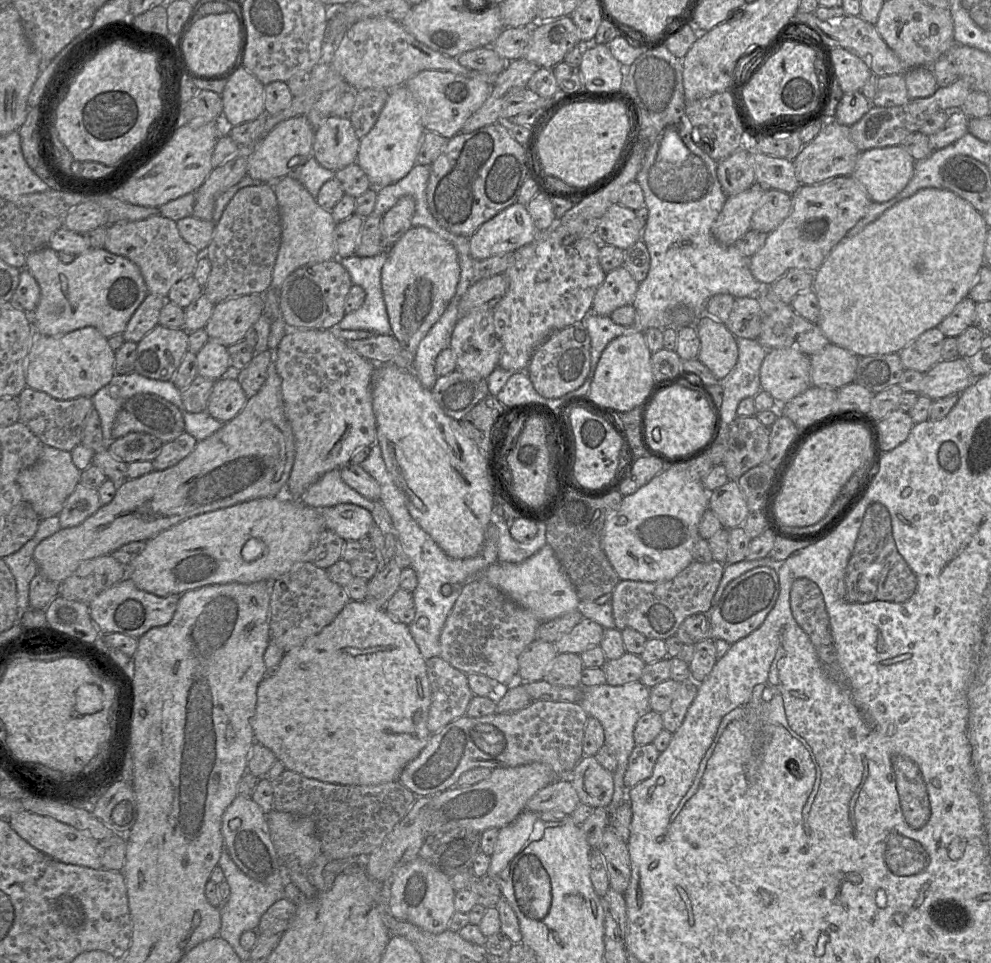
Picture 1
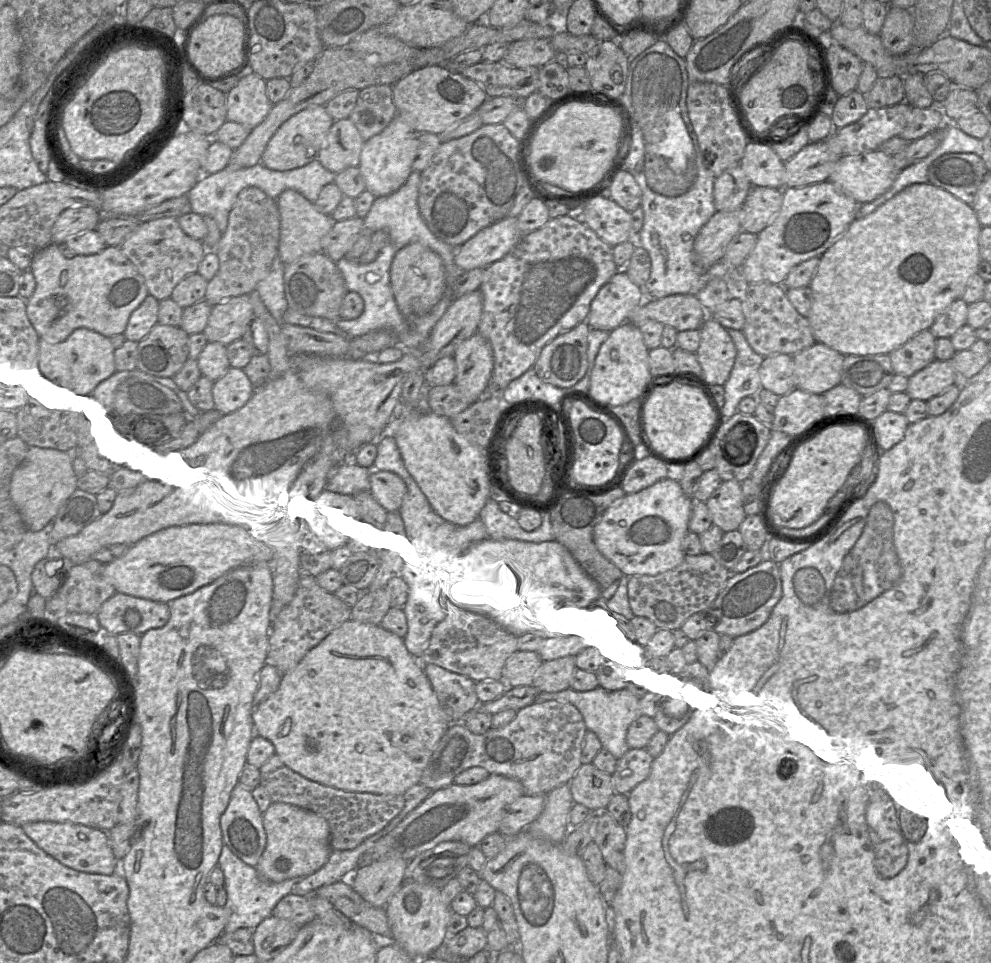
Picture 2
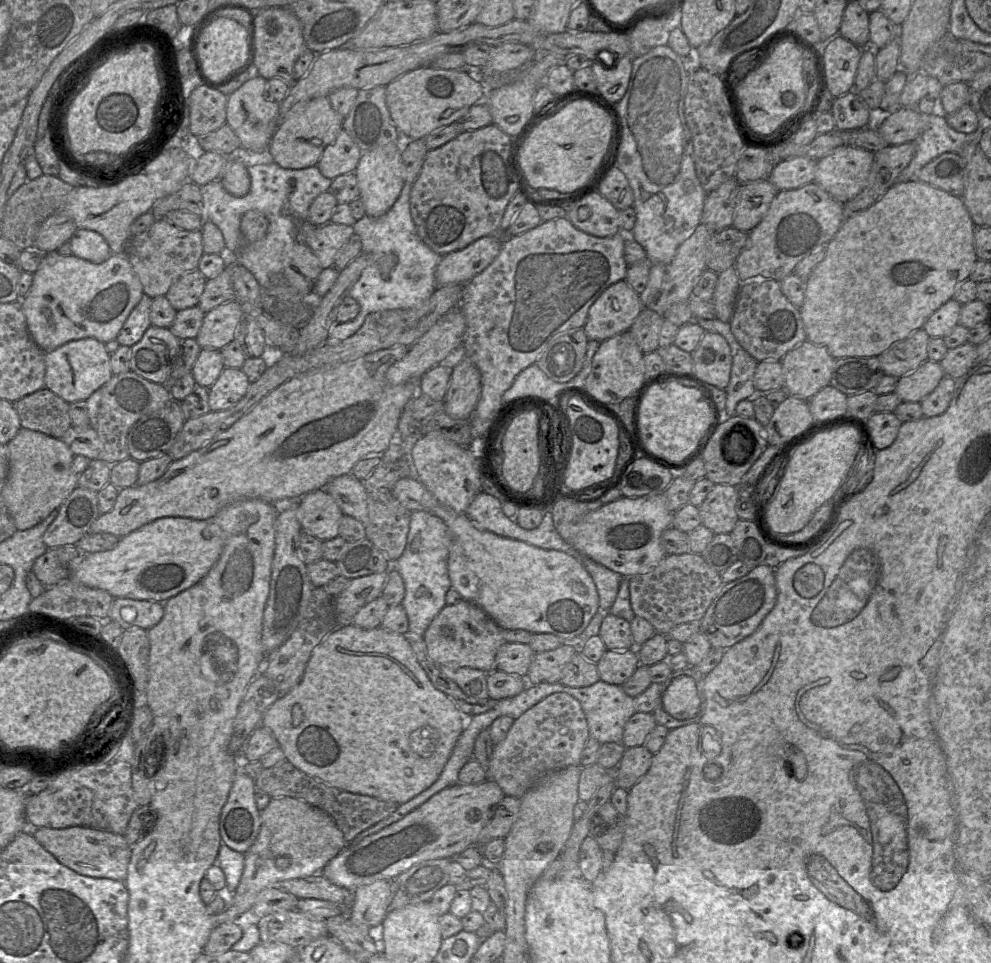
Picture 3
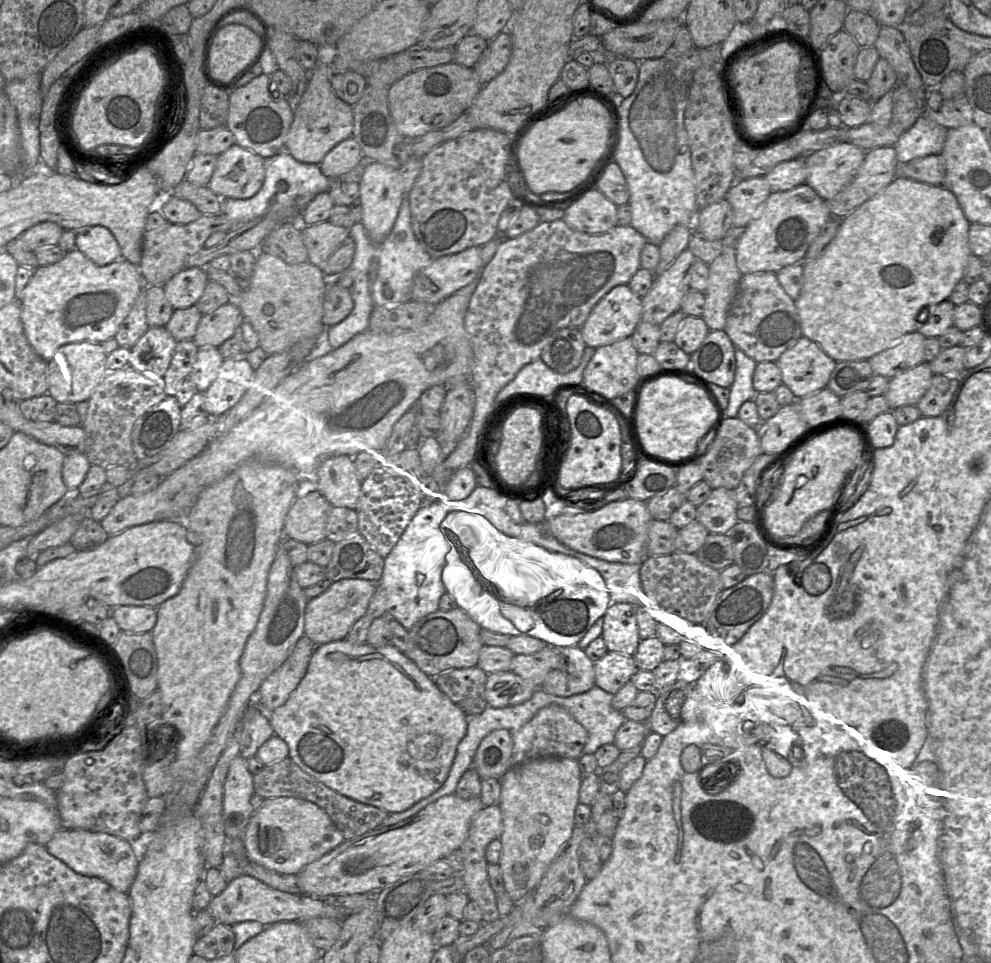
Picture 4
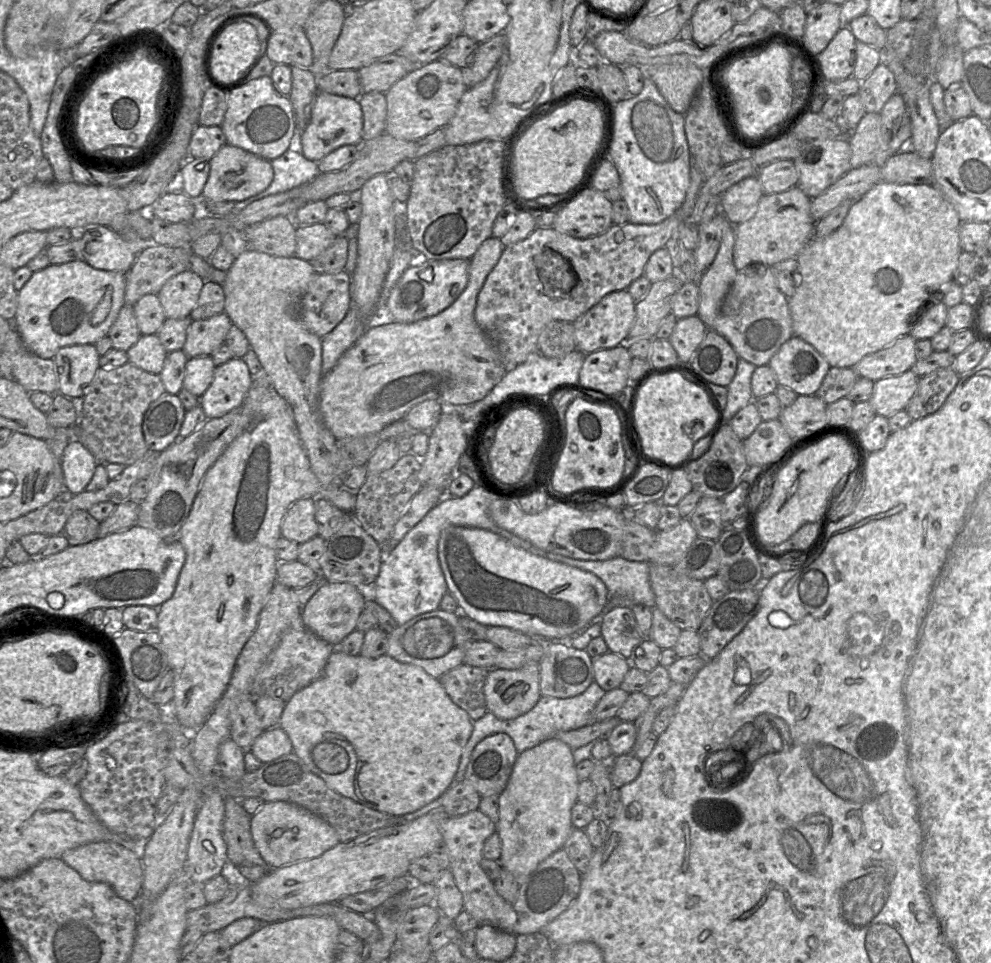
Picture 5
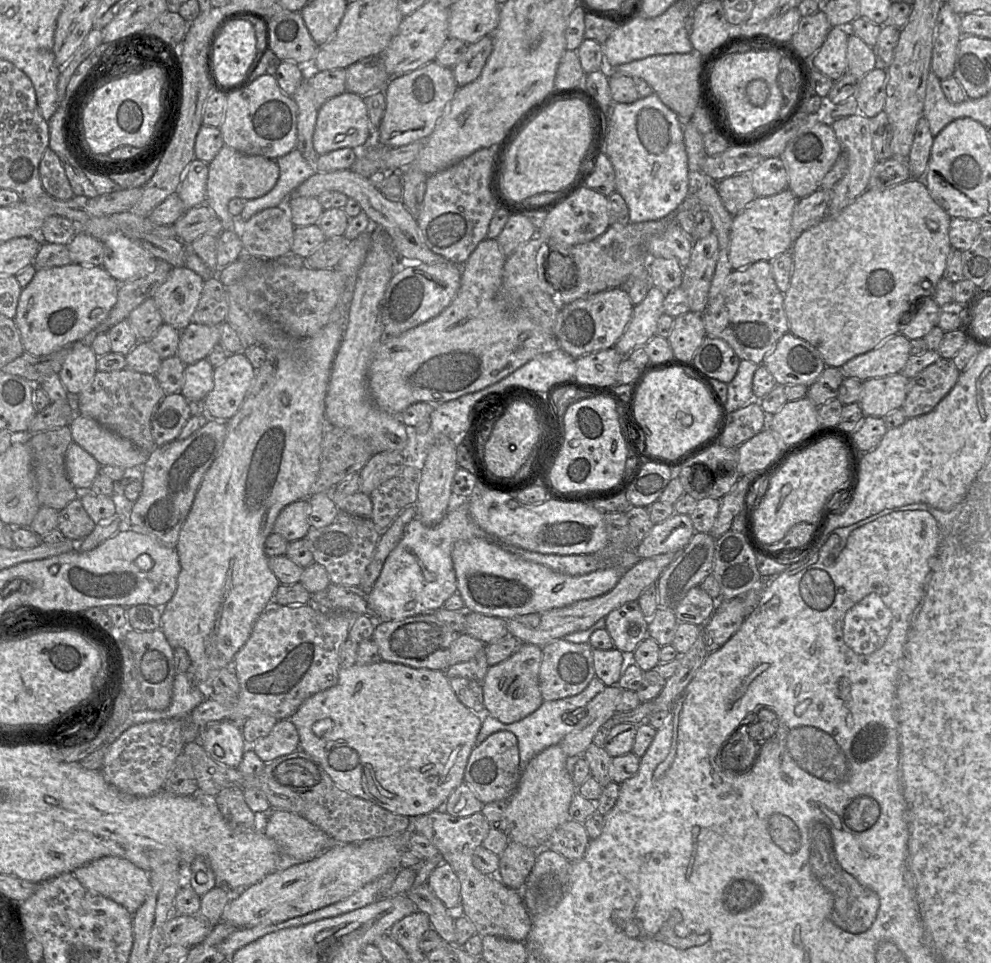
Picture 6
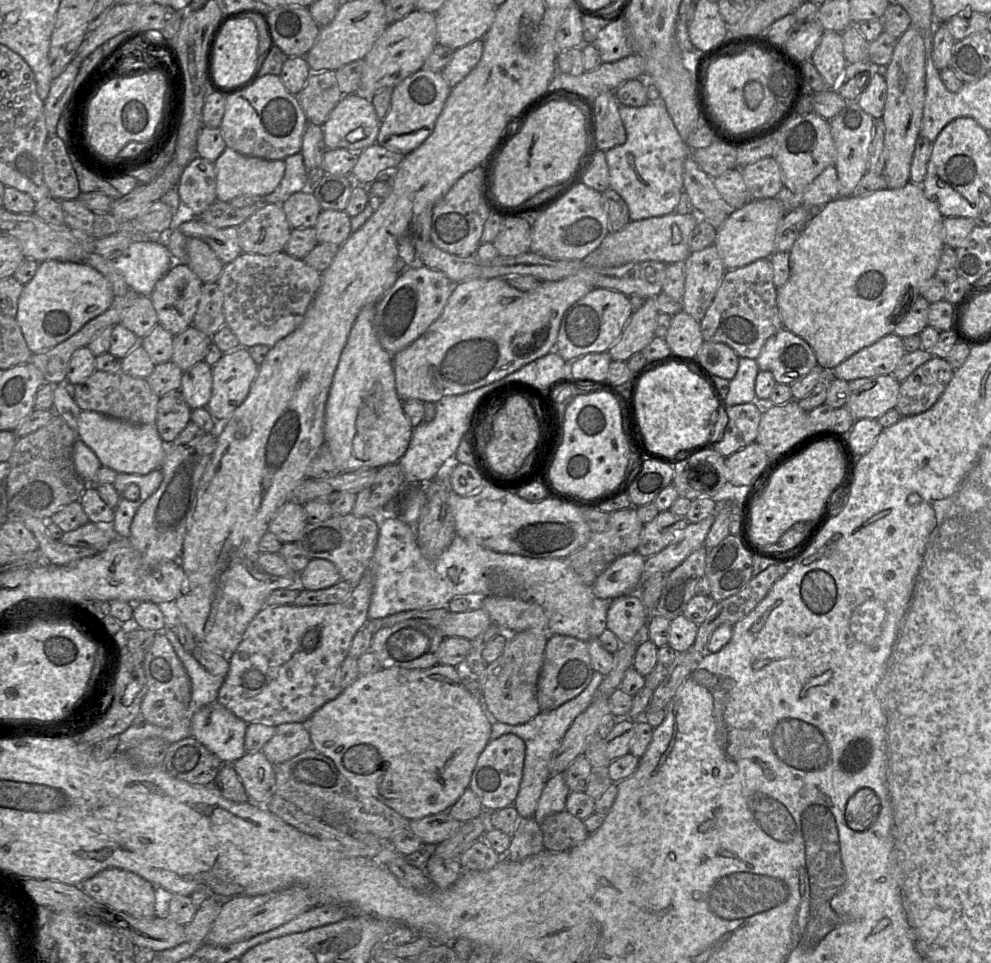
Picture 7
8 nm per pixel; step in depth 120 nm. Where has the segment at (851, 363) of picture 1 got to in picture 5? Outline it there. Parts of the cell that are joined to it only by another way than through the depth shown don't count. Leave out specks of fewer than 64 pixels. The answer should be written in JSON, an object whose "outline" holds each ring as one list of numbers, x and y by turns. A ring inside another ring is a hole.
{"outline":[[796,335,779,348,768,365,774,371,778,385,787,387,798,395,816,395,830,369,826,359,812,345]]}

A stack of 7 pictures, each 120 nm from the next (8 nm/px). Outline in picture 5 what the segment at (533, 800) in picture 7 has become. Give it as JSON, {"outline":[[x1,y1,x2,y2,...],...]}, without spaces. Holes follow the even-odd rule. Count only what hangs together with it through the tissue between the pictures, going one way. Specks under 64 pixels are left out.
{"outline":[[593,681,583,693,574,697,556,698,542,695,537,704,530,711,511,720,501,720,487,711,482,718,473,721,472,735,462,751,457,772,449,788,456,786,465,779,466,769,472,753,478,743,486,737,497,733,506,733,513,740,518,754,521,754,544,741,556,738,556,734,559,732,576,730,583,726,596,723,593,722,593,711,599,700,601,700,605,694,606,691]]}

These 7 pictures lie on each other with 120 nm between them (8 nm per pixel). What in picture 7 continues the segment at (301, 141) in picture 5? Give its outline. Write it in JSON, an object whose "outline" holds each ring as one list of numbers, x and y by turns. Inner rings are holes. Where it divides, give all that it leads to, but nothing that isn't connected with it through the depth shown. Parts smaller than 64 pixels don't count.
{"outline":[[359,94,343,95,322,127,326,149,347,149,360,153,377,141,381,120,377,117,371,97]]}

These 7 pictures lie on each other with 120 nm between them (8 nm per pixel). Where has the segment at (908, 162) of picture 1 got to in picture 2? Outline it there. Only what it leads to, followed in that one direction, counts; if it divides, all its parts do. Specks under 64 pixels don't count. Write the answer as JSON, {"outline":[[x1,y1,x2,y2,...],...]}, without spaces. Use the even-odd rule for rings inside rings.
{"outline":[[877,149,840,157,827,181,864,204,885,193,900,171,892,155]]}

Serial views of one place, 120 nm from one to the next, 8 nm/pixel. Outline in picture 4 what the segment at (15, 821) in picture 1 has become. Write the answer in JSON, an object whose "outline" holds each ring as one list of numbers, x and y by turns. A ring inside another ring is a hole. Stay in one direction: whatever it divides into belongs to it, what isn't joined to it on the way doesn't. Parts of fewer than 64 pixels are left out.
{"outline":[[61,829,45,847,52,856,76,873,99,878,119,892,128,893,137,874,140,847,111,834,82,829]]}

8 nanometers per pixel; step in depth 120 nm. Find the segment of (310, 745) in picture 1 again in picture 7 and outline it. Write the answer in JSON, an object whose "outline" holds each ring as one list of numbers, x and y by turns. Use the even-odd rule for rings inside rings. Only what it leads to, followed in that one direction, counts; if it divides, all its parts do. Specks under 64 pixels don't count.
{"outline":[[437,664,426,670,410,670,400,667,383,668,378,672,359,677,333,700,316,710,306,726,311,738,311,748,330,758,341,774,363,796,372,796,386,804,408,820,447,812,469,787,479,755,490,741,492,724,496,720,489,716,481,699,474,697,461,683,456,667]]}

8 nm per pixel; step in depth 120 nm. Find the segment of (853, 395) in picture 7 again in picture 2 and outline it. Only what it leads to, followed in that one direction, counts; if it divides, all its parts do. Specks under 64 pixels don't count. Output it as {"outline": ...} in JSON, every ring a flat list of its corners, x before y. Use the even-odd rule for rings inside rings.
{"outline":[[937,359,908,379,906,393,911,400,922,401,929,401,958,383,952,363]]}

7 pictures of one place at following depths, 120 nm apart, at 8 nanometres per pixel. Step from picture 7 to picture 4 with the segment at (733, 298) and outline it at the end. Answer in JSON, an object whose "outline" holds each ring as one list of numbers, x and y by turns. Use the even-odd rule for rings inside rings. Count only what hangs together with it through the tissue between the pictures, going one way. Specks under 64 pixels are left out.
{"outline":[[756,272,742,275,738,292,726,318,724,330,734,344,735,349,742,350,756,363,776,362,784,351,795,345,802,337,795,300,784,291,774,272]]}

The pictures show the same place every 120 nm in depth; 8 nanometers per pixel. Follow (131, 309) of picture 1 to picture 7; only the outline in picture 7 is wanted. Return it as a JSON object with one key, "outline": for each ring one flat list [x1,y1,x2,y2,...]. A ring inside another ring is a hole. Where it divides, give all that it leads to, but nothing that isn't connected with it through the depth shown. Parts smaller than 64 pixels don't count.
{"outline":[[45,261,38,264,35,276,24,285,15,320,31,353,42,353,67,340,87,322,105,312,114,297,109,281,92,266,82,262]]}

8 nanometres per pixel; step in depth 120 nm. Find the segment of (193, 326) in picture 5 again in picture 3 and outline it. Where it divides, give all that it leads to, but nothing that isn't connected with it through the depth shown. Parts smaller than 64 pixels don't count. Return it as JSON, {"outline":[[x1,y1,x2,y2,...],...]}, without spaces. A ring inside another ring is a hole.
{"outline":[[238,300,225,302,205,313,195,337,201,349,221,350,236,339,244,313]]}

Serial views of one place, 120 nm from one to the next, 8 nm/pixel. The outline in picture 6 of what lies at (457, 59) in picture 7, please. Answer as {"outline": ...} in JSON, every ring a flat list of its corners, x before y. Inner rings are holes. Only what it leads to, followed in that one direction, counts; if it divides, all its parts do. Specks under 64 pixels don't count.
{"outline":[[484,36,469,44,460,61,452,68,456,84,463,87,479,77,493,50,491,36]]}

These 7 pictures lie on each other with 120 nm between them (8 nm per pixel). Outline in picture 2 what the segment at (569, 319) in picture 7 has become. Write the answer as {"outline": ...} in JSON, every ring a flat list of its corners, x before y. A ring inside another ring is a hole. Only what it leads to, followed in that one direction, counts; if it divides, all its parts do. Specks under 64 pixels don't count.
{"outline":[[618,270,598,291,590,304,586,322,591,329,611,332,629,319,631,311,644,302,644,291,624,270]]}

